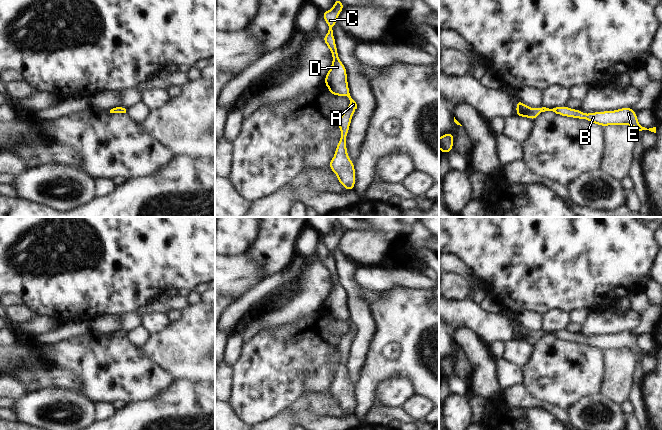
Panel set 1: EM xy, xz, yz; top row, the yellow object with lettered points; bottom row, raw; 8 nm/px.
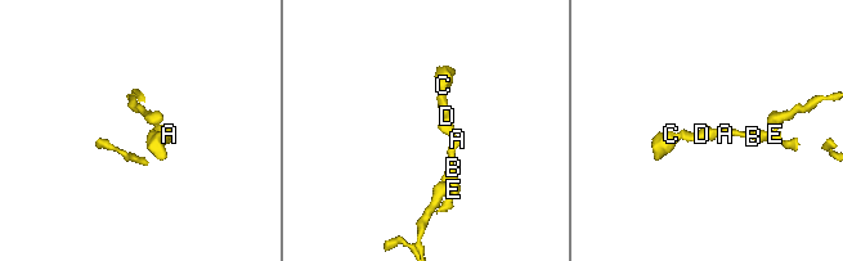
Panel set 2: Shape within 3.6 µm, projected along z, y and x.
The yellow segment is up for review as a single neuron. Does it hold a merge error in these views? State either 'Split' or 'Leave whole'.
Leave whole

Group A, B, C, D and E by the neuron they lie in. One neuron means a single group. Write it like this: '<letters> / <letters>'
A B C D E

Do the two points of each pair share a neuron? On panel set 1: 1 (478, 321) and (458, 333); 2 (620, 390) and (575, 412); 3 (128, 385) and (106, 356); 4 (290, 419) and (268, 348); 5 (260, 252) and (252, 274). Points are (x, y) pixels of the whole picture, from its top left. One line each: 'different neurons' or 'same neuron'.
1: different neurons
2: different neurons
3: same neuron
4: different neurons
5: different neurons

